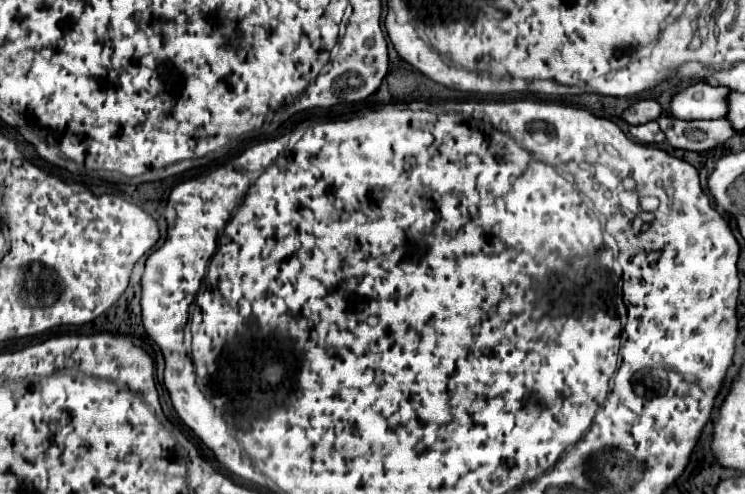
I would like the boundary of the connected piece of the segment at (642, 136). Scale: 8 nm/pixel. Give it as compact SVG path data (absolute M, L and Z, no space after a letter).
M657 121L651 123L643 123L643 125L635 125L629 129L629 133L639 141L639 143L647 143L647 145L657 145L665 141L663 131L659 129Z

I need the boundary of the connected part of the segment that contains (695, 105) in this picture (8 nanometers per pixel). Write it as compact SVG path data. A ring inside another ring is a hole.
M697 83L677 93L671 101L673 117L691 119L723 119L727 115L727 95L729 87L713 87L707 83Z

